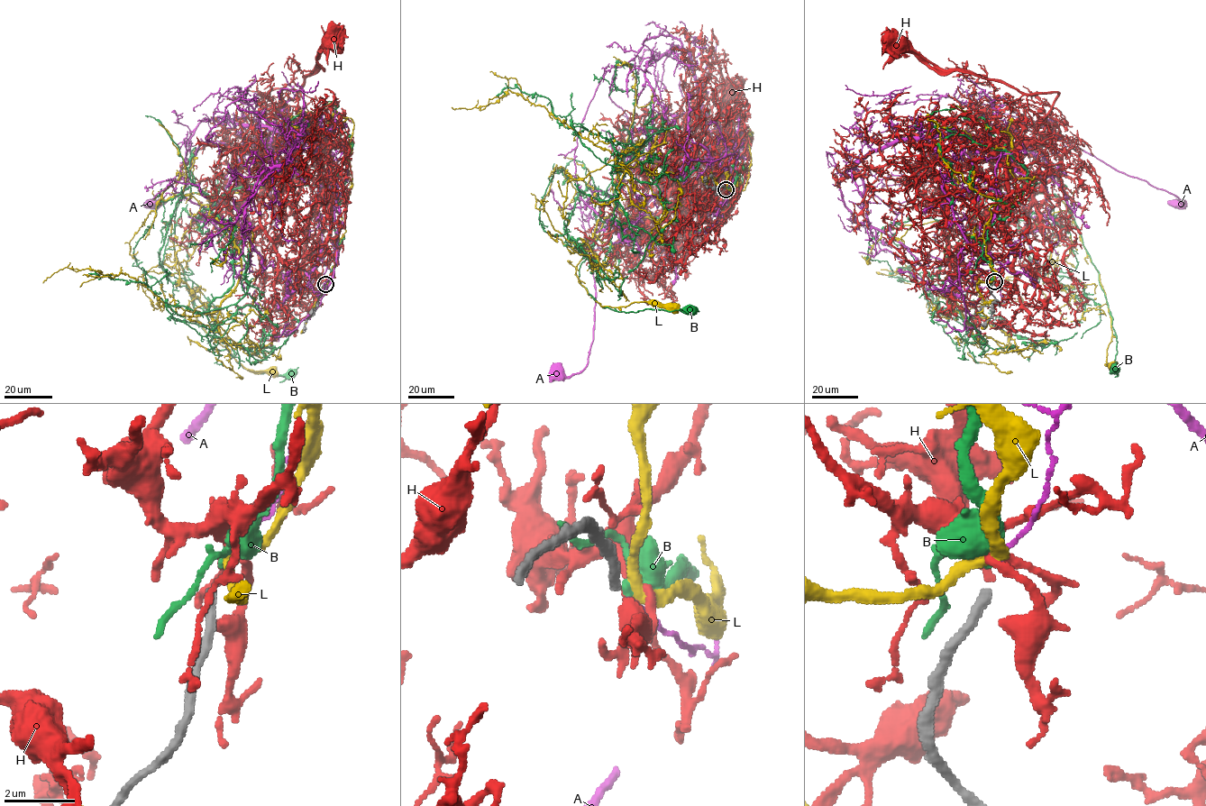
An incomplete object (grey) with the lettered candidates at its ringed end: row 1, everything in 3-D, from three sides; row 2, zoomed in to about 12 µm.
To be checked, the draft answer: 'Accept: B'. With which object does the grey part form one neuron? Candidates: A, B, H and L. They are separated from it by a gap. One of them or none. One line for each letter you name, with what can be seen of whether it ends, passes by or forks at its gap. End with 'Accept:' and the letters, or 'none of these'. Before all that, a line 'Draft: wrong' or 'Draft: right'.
Draft: right
B: it ends there
Accept: B

